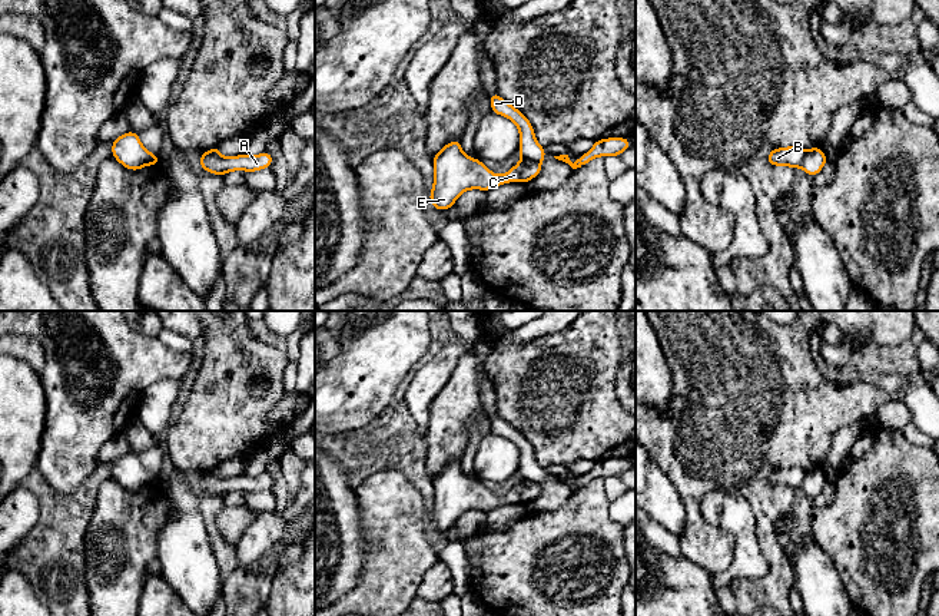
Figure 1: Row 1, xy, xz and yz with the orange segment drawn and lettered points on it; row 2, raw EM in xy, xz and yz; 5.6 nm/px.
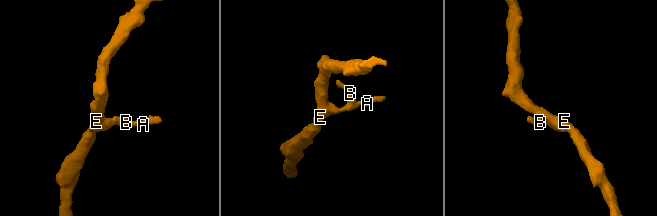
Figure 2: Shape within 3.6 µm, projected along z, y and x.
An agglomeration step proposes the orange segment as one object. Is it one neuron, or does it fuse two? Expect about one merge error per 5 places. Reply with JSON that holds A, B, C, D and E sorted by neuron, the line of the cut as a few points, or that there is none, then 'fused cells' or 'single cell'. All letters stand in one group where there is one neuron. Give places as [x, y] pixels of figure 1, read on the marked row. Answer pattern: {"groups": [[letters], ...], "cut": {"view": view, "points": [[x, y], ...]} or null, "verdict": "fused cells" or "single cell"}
{"groups": [["A", "C", "E"], ["B", "D"]], "cut": {"view": "xz", "points": [[523, 156], [540, 162]]}, "verdict": "fused cells"}

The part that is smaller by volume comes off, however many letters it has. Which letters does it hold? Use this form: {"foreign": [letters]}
{"foreign": ["B", "D"]}

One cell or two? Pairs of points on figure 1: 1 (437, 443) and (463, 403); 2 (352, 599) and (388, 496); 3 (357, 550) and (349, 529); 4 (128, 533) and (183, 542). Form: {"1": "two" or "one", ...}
{"1": "one", "2": "one", "3": "one", "4": "two"}

